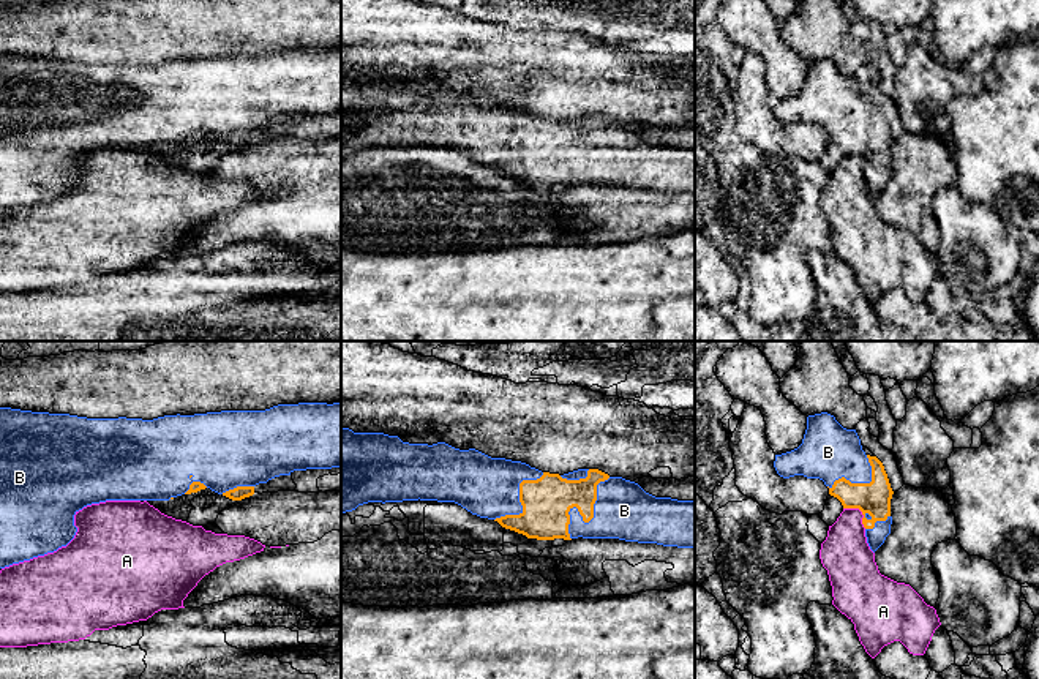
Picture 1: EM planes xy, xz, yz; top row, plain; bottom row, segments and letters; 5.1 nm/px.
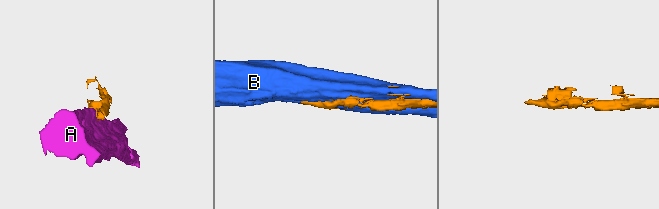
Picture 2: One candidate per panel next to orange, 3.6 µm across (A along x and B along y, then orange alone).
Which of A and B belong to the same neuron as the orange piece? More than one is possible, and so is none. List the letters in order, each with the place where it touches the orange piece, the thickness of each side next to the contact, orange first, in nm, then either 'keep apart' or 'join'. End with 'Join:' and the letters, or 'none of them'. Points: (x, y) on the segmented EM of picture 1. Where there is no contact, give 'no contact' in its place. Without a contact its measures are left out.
A: contact yz (861, 510); calibres 170 and 260 nm; keep apart
B: contact xz (586, 521); calibres 260 and 300 nm; join
Join: B

